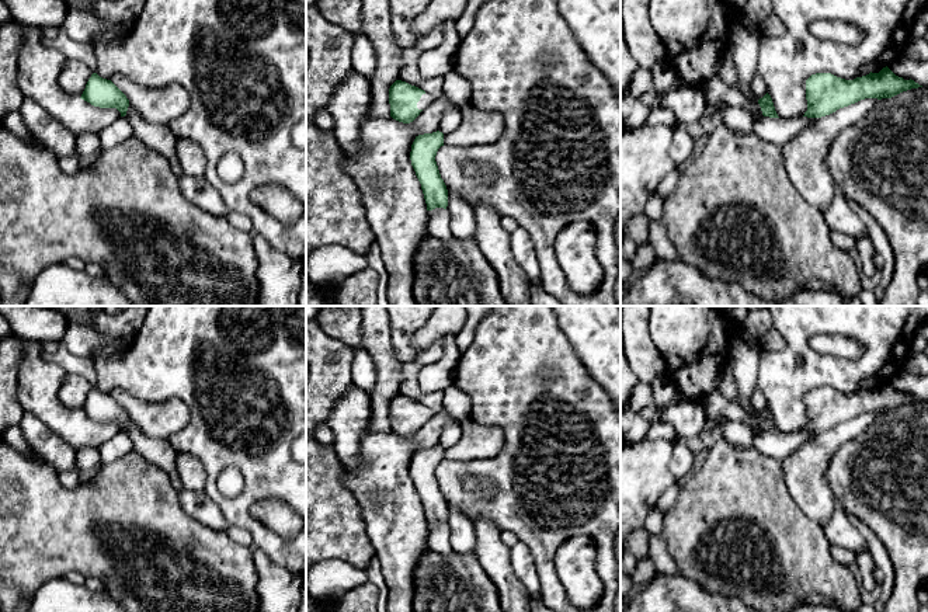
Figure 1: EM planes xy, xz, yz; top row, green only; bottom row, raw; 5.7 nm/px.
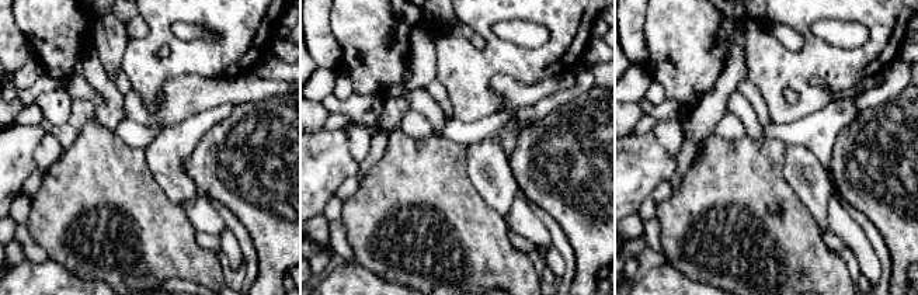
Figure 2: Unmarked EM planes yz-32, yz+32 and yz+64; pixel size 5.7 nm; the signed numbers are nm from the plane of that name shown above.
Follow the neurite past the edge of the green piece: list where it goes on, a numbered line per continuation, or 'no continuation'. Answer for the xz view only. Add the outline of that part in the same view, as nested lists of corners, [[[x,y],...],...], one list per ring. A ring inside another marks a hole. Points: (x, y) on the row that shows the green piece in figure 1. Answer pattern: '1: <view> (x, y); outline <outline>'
1: xz (426, 100); outline [[[425,93],[425,94],[421,95],[420,101],[417,102],[417,108],[418,108],[418,109],[424,109],[424,108],[427,108],[434,100],[435,100],[435,98],[434,98],[431,94]]]

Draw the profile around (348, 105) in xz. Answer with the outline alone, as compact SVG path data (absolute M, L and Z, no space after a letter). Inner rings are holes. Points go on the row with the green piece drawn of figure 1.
M358 73L336 84L327 111L334 121L334 136L345 153L364 150L359 139L361 125L369 119L371 83Z

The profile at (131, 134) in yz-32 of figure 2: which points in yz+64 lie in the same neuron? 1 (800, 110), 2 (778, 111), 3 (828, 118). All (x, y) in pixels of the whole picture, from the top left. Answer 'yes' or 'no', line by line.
1: no
2: no
3: yes

